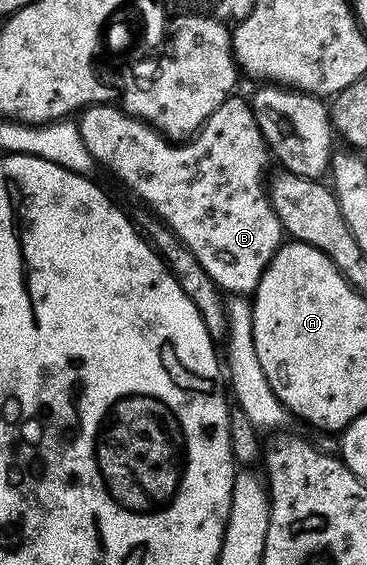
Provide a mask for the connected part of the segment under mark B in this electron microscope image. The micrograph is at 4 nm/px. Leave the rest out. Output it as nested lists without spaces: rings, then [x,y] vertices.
[[[239,97],[226,100],[222,105],[218,105],[218,109],[214,109],[214,113],[210,113],[210,117],[200,126],[199,131],[195,135],[191,136],[187,141],[180,141],[184,143],[171,143],[173,140],[169,136],[163,135],[162,132],[145,123],[143,119],[135,119],[135,117],[128,114],[127,111],[121,109],[119,106],[116,106],[117,108],[112,106],[108,103],[98,103],[85,107],[83,111],[79,112],[78,122],[80,132],[82,133],[82,141],[86,141],[86,149],[90,149],[93,160],[97,164],[105,163],[144,202],[141,204],[151,211],[157,219],[161,219],[188,246],[190,253],[194,253],[194,257],[198,257],[202,269],[206,269],[206,273],[210,273],[210,277],[220,286],[222,292],[231,293],[236,297],[251,296],[256,290],[262,273],[267,269],[268,262],[272,260],[274,253],[286,239],[285,229],[268,200],[266,176],[269,174],[268,163],[270,164],[270,152],[268,150],[268,143],[262,135],[262,129],[258,129],[258,121],[252,112],[251,102],[247,98],[239,99]]]

